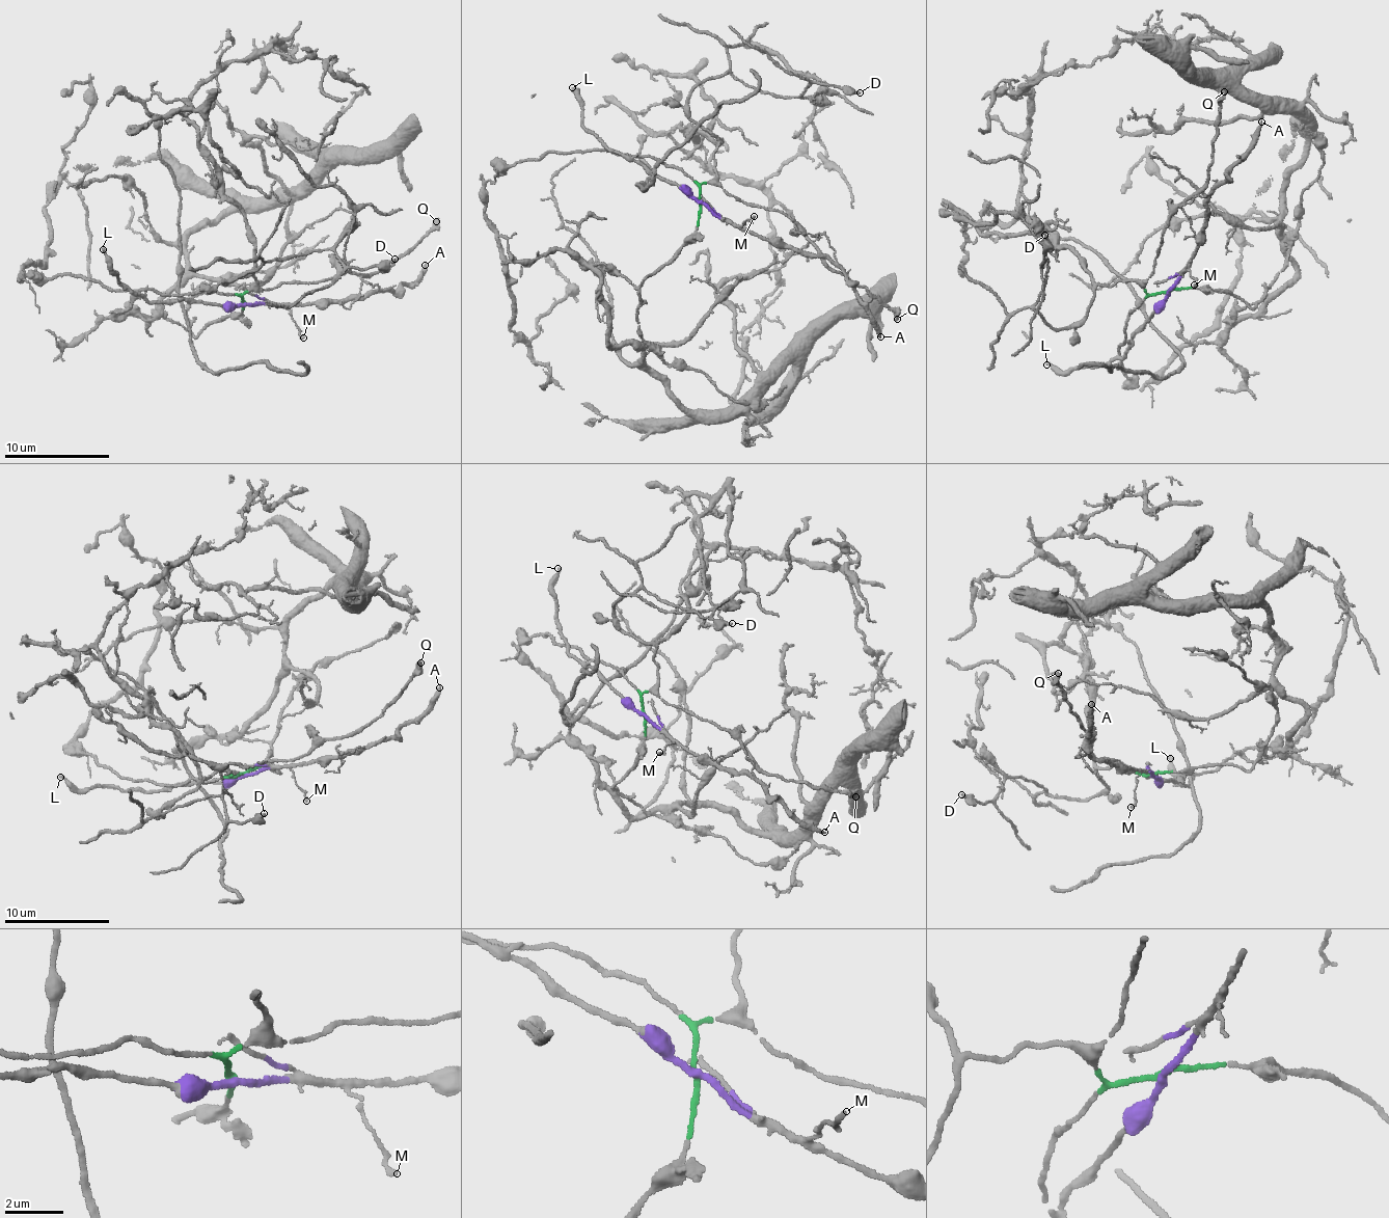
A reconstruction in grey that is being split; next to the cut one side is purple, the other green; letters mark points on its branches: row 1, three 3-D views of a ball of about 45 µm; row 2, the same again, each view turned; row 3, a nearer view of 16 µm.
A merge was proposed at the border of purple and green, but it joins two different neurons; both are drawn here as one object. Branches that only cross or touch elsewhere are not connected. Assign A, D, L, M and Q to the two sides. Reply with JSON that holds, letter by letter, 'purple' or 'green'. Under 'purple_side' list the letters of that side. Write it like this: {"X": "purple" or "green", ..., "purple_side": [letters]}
{"A": "purple", "D": "green", "L": "purple", "M": "purple", "Q": "green", "purple_side": ["A", "L", "M"]}

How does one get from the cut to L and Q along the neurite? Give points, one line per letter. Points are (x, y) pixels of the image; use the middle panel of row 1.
L: (700, 201), (608, 149), (582, 125), (577, 92), (571, 87)
Q: (700, 201), (700, 186), (718, 182), (743, 202), (783, 210), (837, 271), (863, 286), (898, 319)

